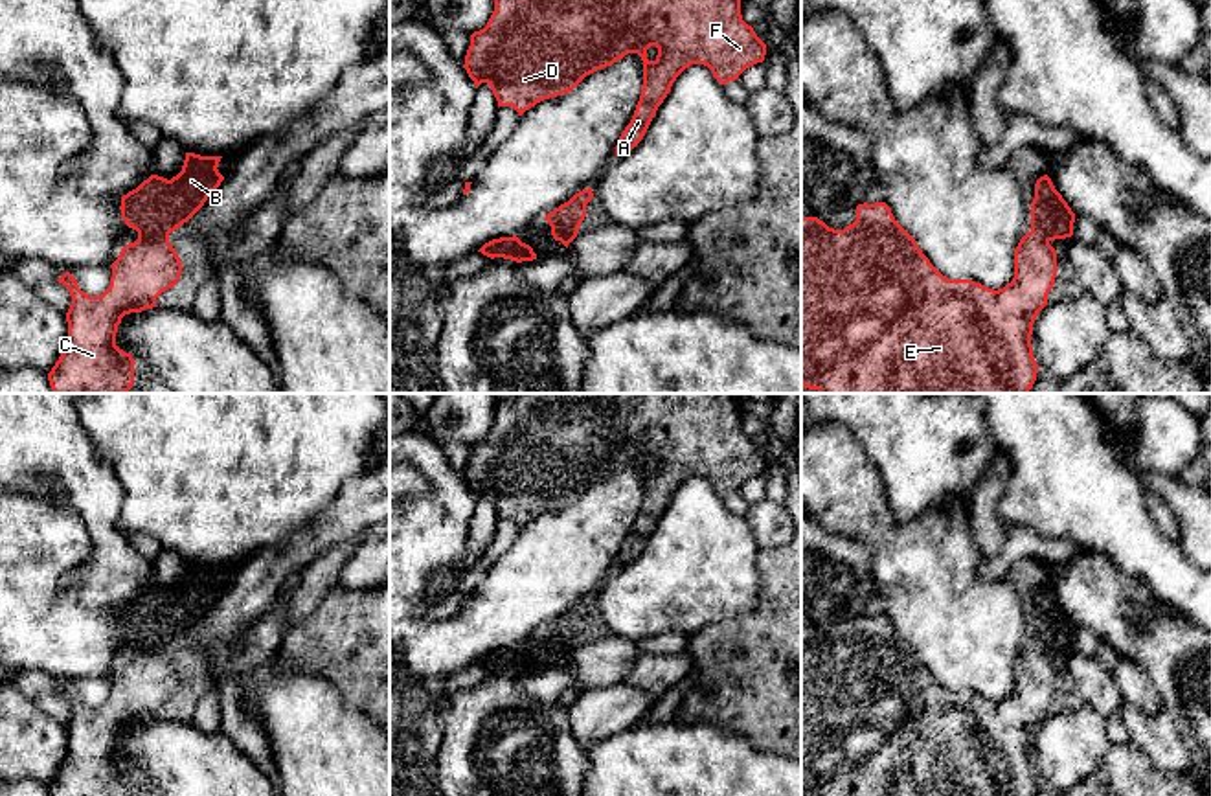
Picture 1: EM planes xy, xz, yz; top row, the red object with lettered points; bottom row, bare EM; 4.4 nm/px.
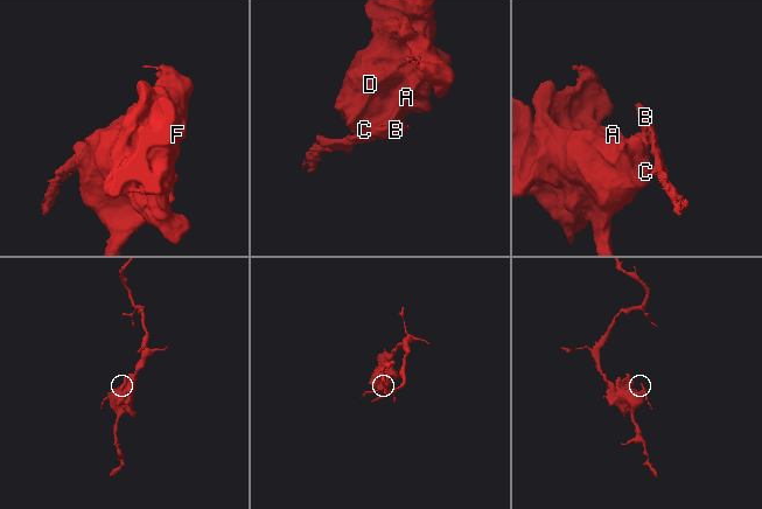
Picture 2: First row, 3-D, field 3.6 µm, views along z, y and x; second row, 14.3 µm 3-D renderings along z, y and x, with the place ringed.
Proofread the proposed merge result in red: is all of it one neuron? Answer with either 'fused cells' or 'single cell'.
fused cells

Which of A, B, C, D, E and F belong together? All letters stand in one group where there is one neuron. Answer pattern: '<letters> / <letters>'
A C D E F / B

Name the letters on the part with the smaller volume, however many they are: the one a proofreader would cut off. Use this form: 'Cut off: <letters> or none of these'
Cut off: B

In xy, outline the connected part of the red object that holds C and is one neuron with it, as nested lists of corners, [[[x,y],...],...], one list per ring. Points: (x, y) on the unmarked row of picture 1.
[[[169,647],[125,656],[110,678],[110,697],[101,708],[83,704],[70,684],[57,691],[70,702],[72,717],[66,724],[68,752],[48,785],[50,796],[134,796],[136,774],[130,765],[116,757],[118,737],[125,726],[158,719],[156,710],[176,697],[184,678]]]

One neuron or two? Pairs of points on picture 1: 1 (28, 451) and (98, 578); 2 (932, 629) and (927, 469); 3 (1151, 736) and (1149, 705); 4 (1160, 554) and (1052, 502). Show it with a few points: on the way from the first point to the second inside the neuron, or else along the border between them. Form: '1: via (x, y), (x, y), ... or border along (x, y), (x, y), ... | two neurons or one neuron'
1: via (63, 473), (98, 508), (101, 543) | one neuron
2: border along (886, 495), (899, 521), (956, 500), (969, 511) | two neurons
3: border along (1125, 701), (1143, 712), (1154, 712), (1160, 706) | two neurons
4: via (1132, 539), (1096, 502), (1079, 502) | one neuron

